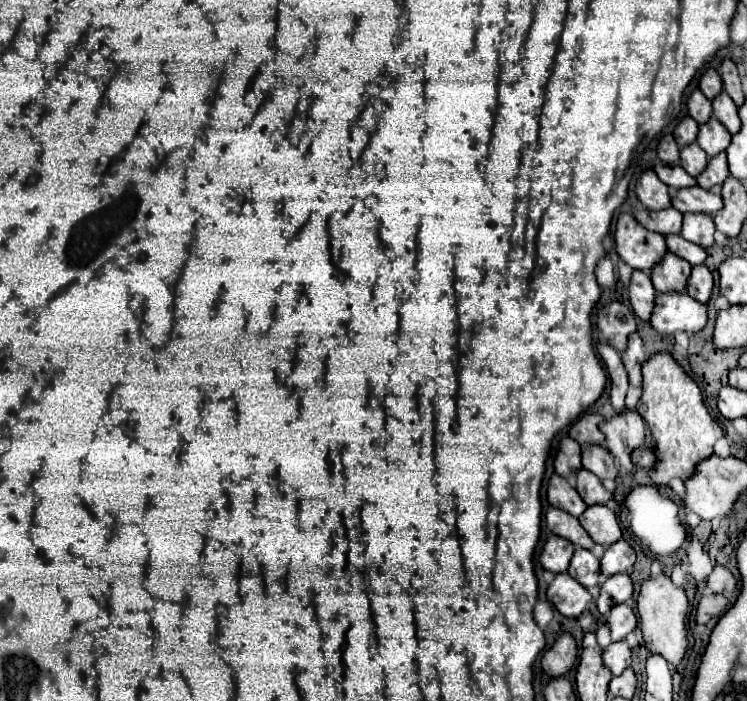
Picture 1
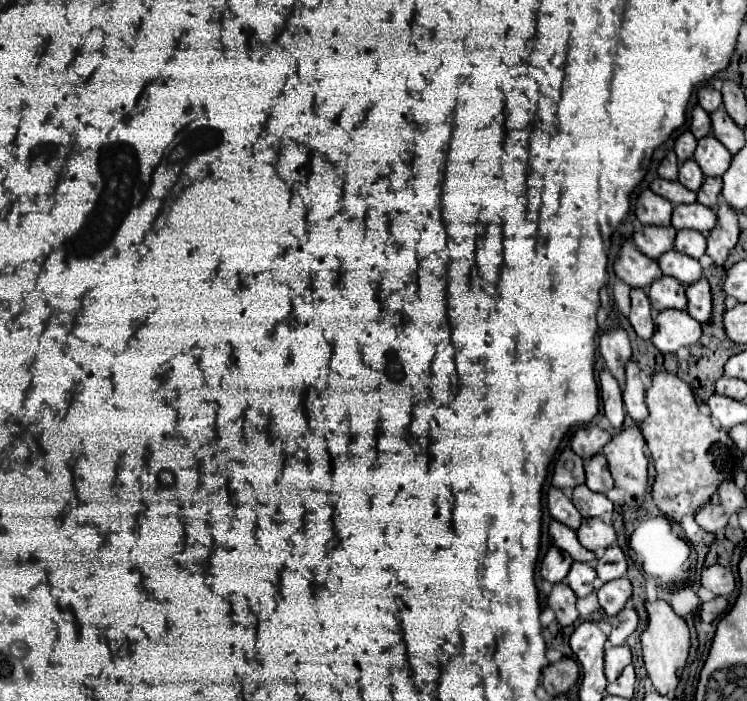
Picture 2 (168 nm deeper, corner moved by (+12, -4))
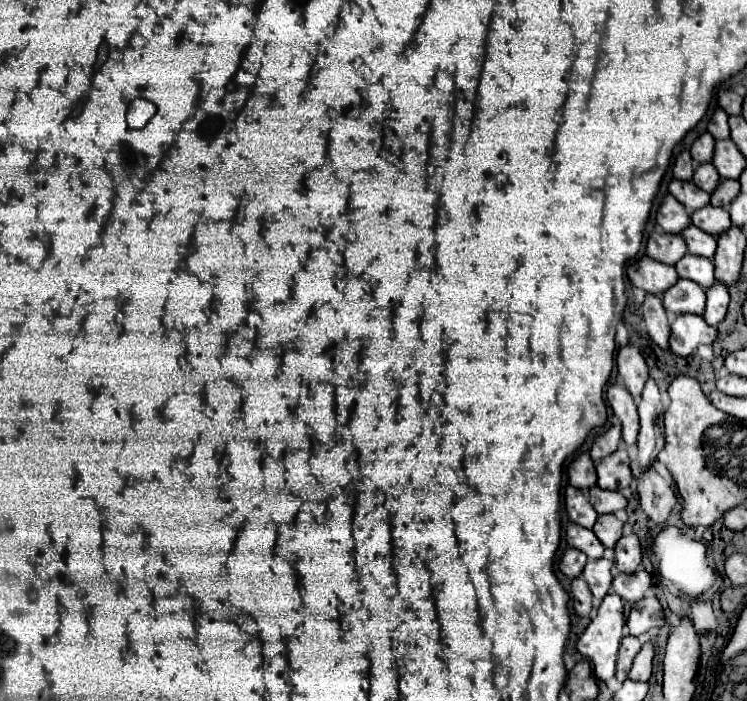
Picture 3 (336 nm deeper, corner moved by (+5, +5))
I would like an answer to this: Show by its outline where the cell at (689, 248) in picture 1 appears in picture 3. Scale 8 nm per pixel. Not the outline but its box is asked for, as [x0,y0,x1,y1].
[675,253,715,289]

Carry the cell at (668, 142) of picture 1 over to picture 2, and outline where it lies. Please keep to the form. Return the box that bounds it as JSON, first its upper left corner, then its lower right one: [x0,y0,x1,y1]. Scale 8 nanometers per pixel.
[658,154,678,180]

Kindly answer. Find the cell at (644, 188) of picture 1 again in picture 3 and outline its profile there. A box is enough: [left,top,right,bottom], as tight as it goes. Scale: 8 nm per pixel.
[657,195,691,235]

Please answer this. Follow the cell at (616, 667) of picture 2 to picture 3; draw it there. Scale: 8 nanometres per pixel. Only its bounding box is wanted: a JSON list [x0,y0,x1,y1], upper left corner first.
[617,637,643,683]

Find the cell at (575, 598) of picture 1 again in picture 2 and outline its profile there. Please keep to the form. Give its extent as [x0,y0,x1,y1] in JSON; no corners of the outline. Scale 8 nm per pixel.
[546,582,578,626]

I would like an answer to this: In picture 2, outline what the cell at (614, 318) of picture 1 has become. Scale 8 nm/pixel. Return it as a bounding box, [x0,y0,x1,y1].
[598,326,632,386]

